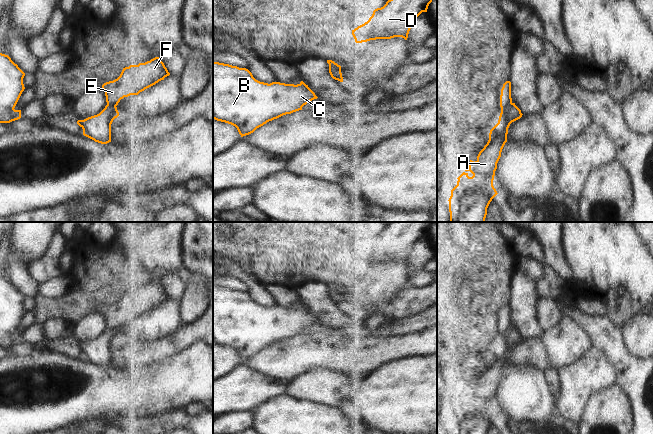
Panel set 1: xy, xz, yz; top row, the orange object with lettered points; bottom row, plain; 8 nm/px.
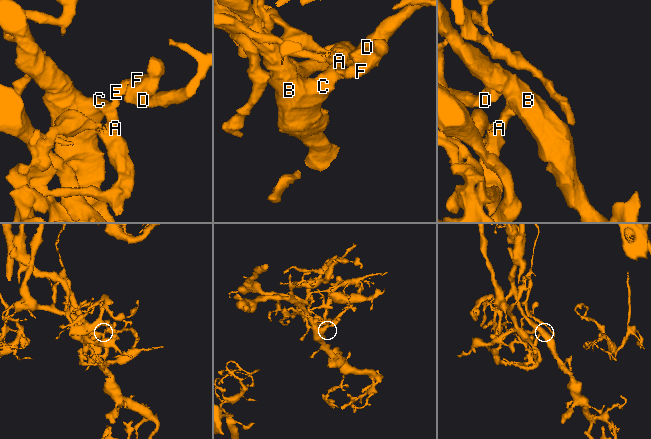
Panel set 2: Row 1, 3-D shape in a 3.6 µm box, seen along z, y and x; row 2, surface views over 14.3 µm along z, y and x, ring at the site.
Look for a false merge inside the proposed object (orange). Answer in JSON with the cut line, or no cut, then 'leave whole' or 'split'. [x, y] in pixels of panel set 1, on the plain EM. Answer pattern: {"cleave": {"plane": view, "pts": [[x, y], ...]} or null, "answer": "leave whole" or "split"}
{"cleave": {"plane": "yz", "pts": [[511, 325], [501, 332]]}, "answer": "split"}

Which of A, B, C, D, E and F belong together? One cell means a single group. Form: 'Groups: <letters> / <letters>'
Groups: A B C / D E F

